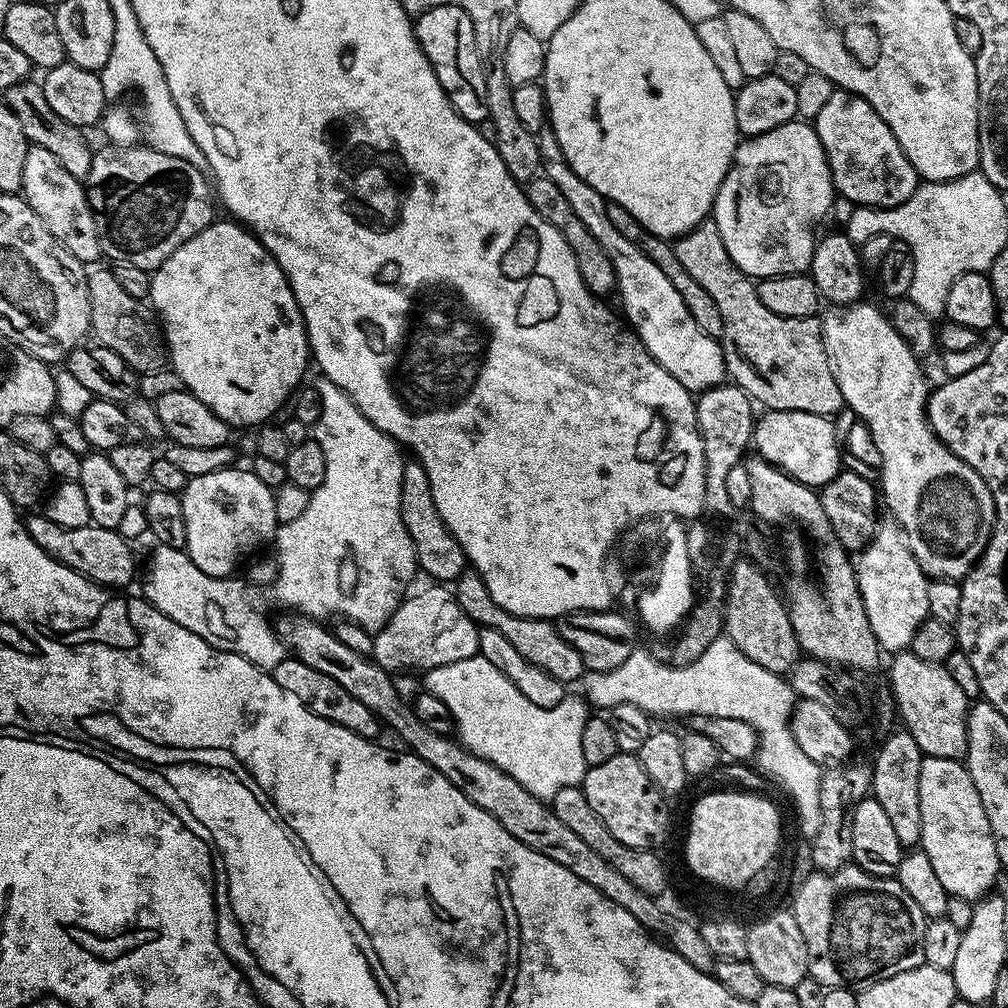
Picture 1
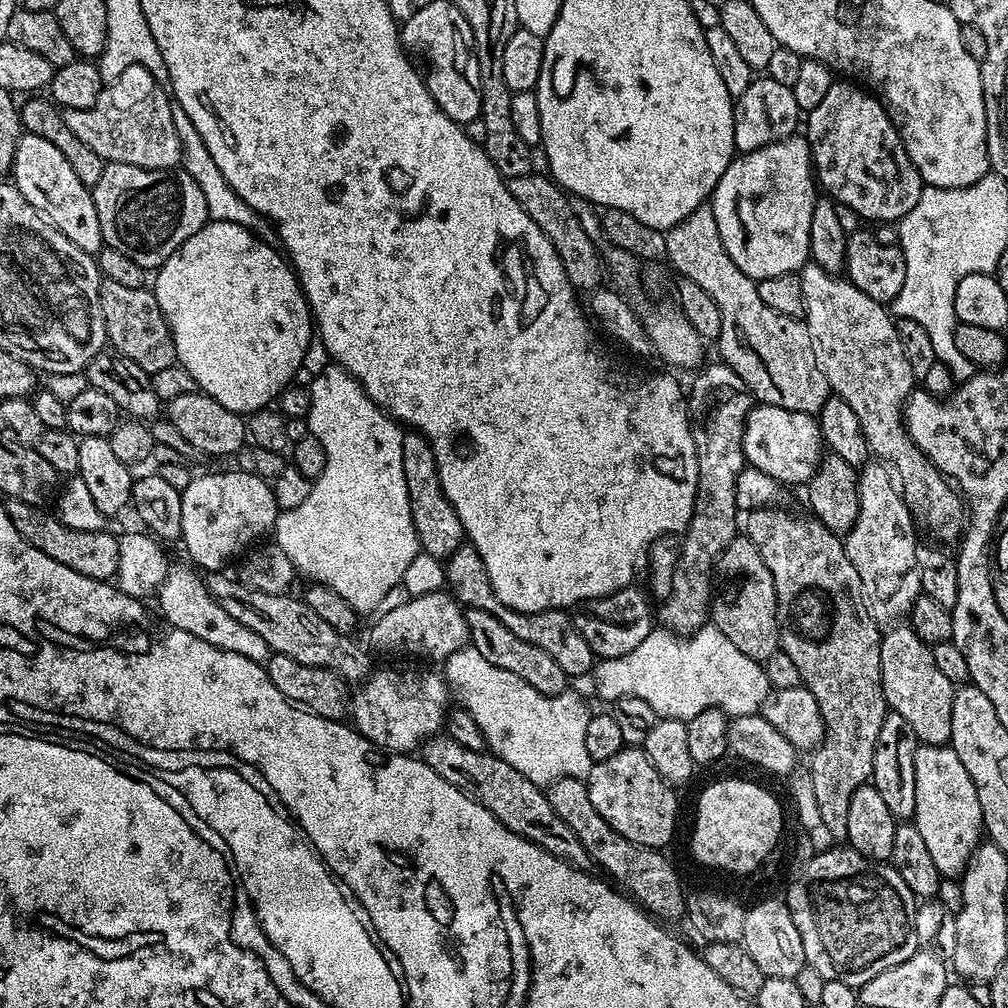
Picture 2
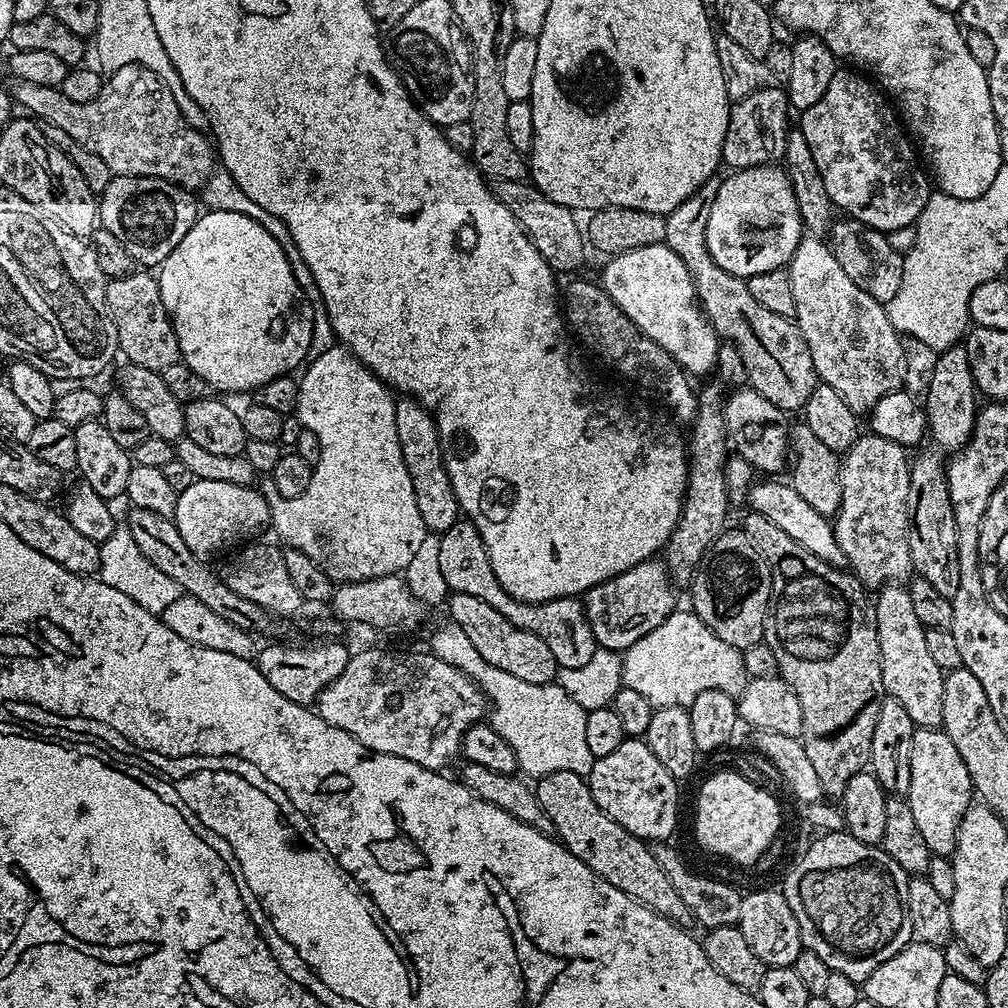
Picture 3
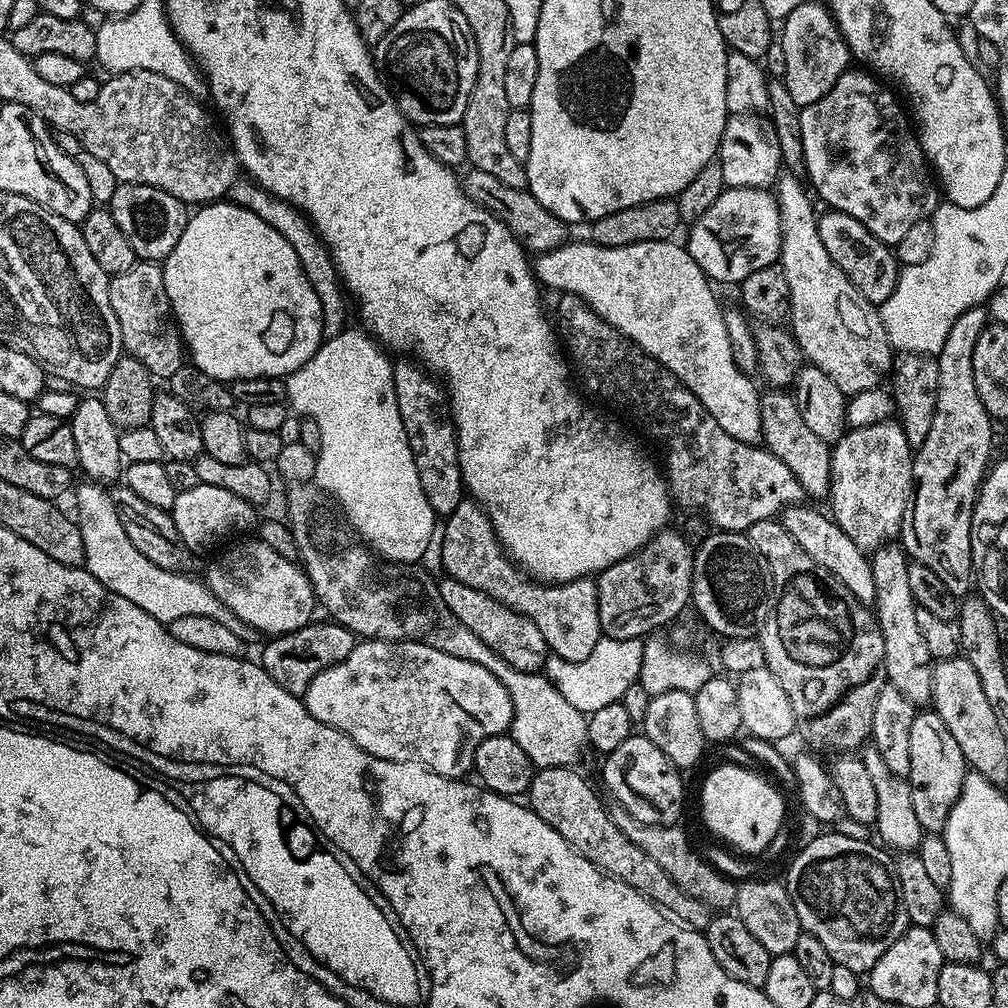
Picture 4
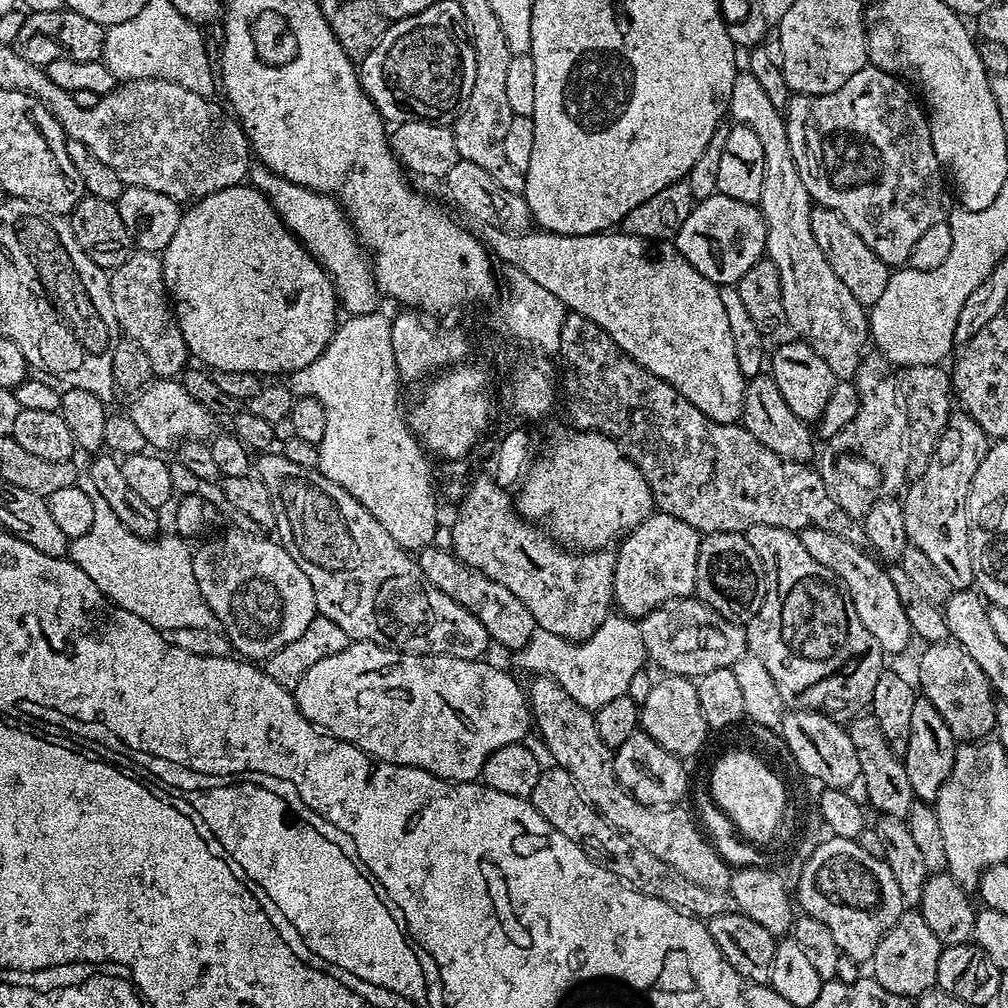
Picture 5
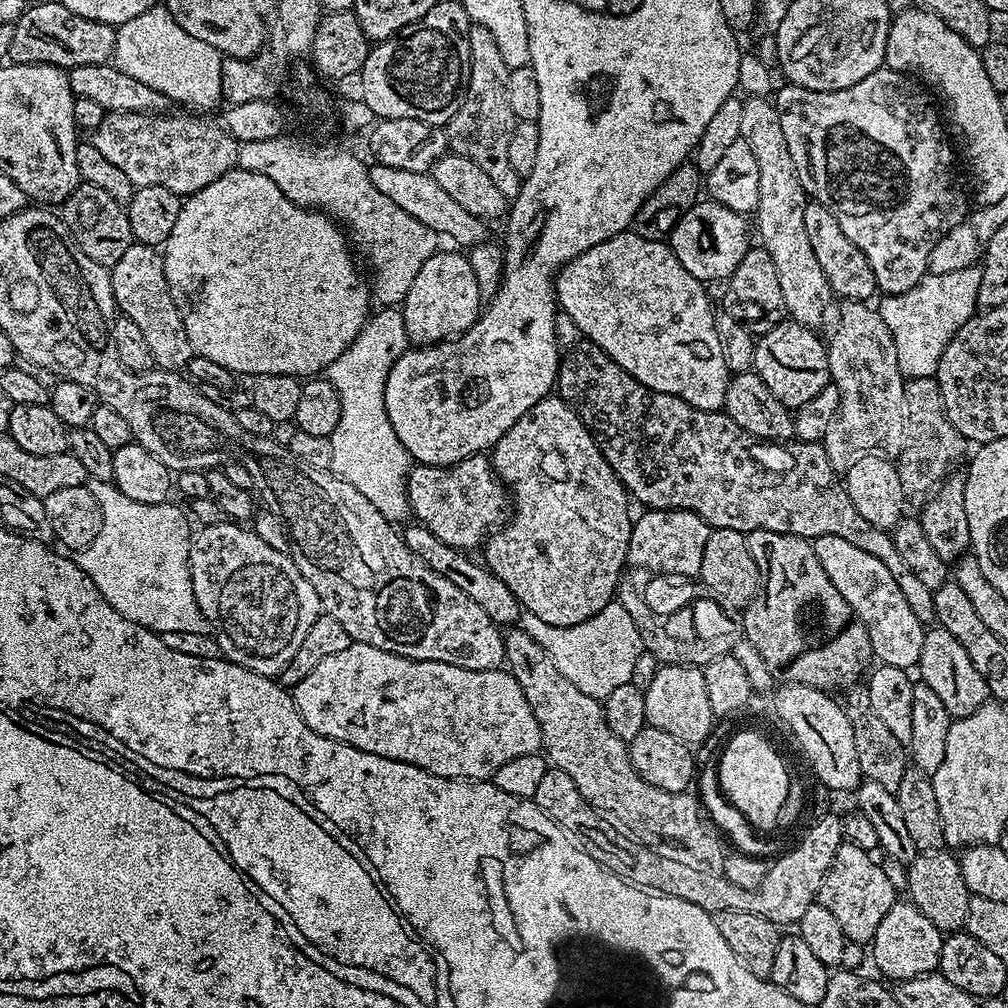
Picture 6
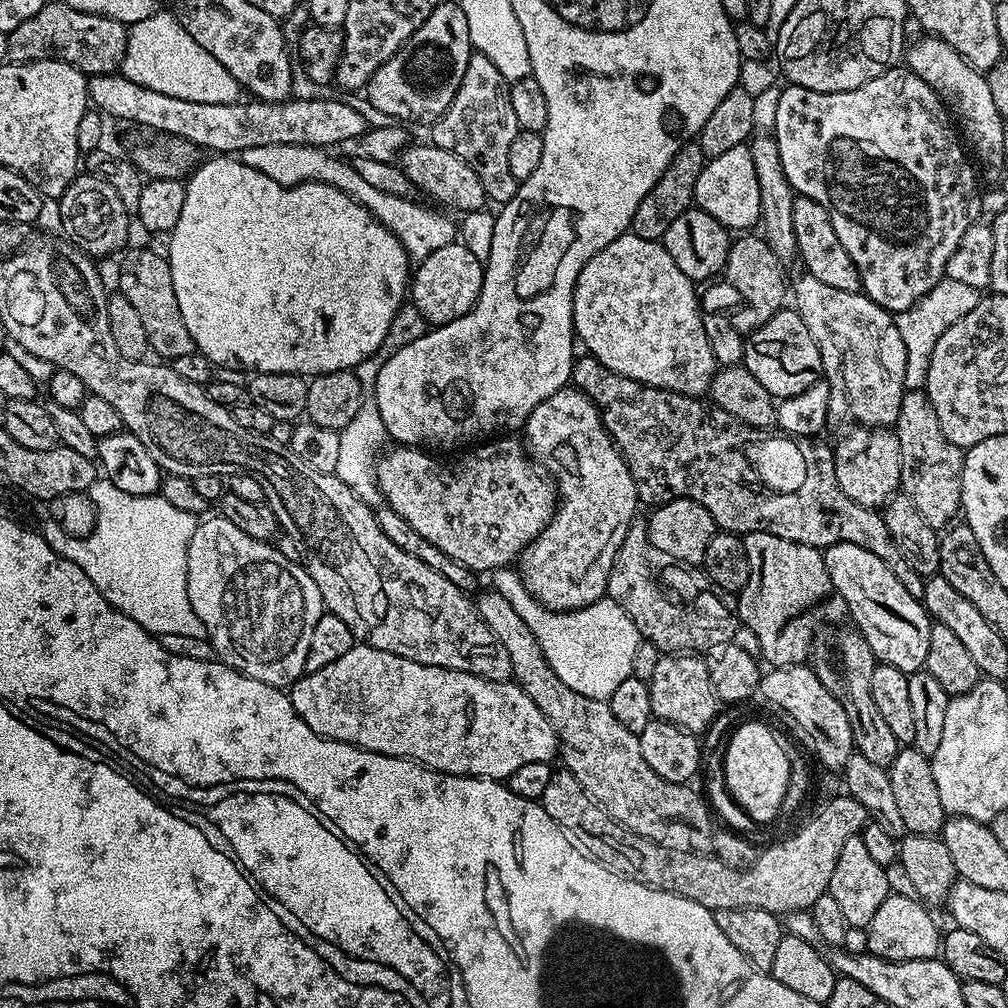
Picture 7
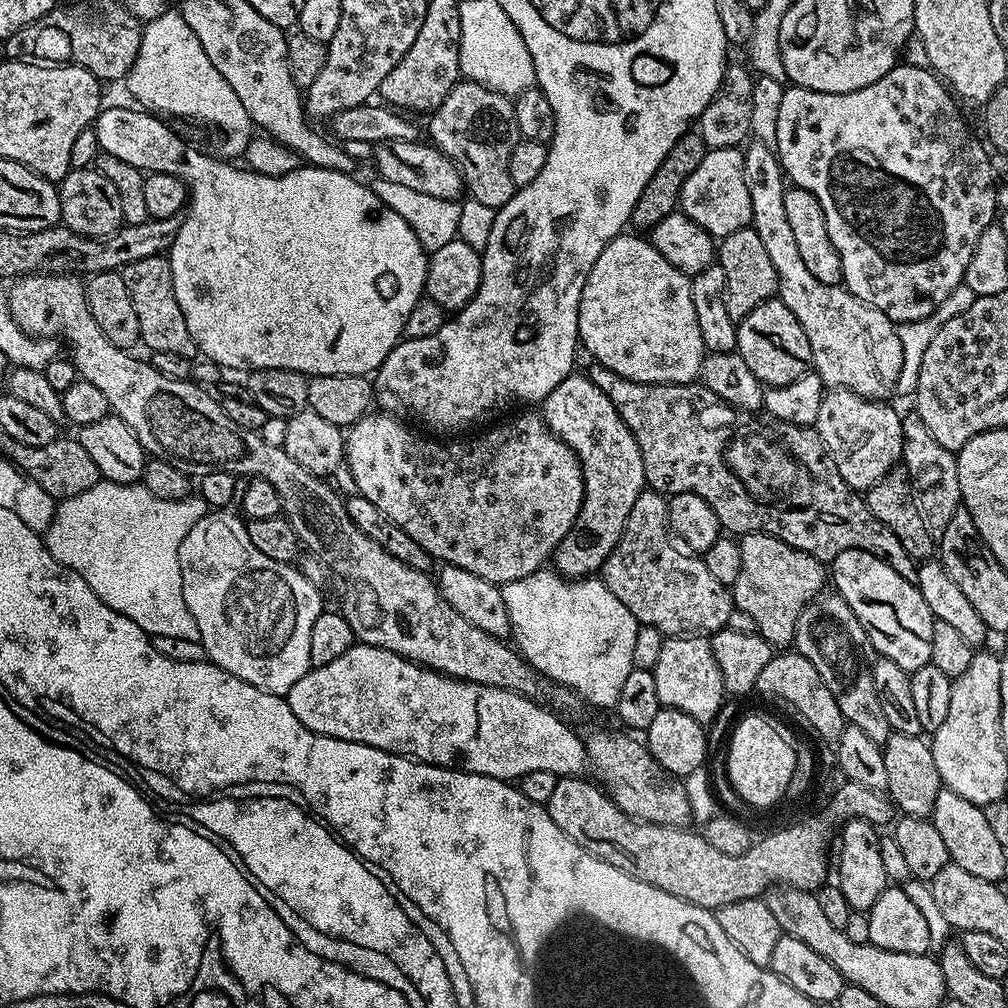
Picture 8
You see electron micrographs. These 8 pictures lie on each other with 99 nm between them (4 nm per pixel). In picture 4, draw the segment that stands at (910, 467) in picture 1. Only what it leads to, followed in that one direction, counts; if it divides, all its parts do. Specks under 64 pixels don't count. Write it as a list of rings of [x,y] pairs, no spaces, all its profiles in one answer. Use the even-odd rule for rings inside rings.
[[[784,174],[774,185],[774,195],[780,207],[780,216],[784,220],[784,237],[780,247],[779,265],[786,274],[786,282],[790,285],[790,331],[799,346],[803,359],[811,367],[822,370],[822,374],[830,377],[830,382],[838,386],[845,394],[861,392],[867,388],[877,387],[880,380],[892,370],[894,349],[888,340],[884,323],[880,321],[877,305],[870,303],[858,290],[854,290],[854,282],[834,266],[830,254],[826,254],[826,246],[822,246],[822,238],[818,238],[817,209],[812,209],[813,197],[804,193],[805,185],[800,185],[801,177],[796,174]]]

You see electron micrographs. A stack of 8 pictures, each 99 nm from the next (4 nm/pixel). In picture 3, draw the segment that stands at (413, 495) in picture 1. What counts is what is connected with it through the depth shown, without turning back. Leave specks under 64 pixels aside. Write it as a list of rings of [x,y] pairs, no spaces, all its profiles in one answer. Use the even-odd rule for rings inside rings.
[[[400,398],[396,400],[394,426],[398,426],[398,446],[402,446],[402,458],[410,474],[410,486],[414,486],[414,498],[418,502],[418,514],[422,514],[422,522],[429,533],[439,534],[450,530],[450,526],[461,519],[462,513],[450,482],[450,474],[444,465],[436,419],[416,400]]]

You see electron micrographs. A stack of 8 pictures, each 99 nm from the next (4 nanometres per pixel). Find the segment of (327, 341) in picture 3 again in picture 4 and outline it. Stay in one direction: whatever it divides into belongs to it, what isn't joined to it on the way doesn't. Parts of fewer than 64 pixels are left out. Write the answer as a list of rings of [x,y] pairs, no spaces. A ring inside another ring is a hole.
[[[248,178],[237,179],[232,186],[230,200],[231,203],[258,214],[258,218],[262,218],[262,222],[274,226],[274,230],[278,230],[278,234],[282,234],[282,238],[286,238],[286,242],[290,242],[290,246],[294,246],[294,254],[298,254],[298,258],[302,262],[302,270],[305,271],[310,286],[314,288],[314,292],[318,295],[318,300],[322,304],[324,339],[337,337],[338,334],[344,332],[348,324],[348,321],[346,321],[348,312],[339,272],[332,261],[331,252],[325,247],[320,237],[316,235],[316,231],[308,218],[294,205],[287,204],[285,200],[280,200],[277,196],[271,196],[265,188],[260,187],[259,184]]]

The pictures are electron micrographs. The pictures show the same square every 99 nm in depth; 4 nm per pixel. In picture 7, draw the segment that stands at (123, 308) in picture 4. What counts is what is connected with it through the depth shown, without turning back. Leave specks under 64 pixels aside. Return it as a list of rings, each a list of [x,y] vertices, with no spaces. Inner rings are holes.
[[[136,248],[133,252],[127,252],[123,253],[124,261],[120,264],[118,292],[126,297],[130,306],[134,306],[134,310],[138,310],[138,315],[142,317],[149,349],[168,362],[182,358],[182,354],[190,354],[194,351],[194,345],[190,330],[186,330],[186,322],[182,322],[182,310],[178,310],[178,298],[174,294],[167,255],[160,253],[159,256],[148,248]]]

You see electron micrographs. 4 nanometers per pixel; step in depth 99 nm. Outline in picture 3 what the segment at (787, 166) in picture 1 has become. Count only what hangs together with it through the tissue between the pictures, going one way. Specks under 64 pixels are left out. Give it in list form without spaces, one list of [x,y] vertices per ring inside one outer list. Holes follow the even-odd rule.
[[[763,164],[728,175],[732,176],[725,175],[721,179],[718,198],[714,198],[710,223],[706,226],[710,258],[714,258],[722,270],[745,278],[787,266],[806,232],[787,172],[776,164]]]

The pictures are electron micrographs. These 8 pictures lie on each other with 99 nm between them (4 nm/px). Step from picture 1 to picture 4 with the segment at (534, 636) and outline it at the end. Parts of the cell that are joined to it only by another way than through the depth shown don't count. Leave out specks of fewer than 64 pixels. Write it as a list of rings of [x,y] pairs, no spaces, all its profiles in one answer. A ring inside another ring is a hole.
[[[471,498],[458,502],[458,506],[454,506],[452,513],[444,520],[444,524],[441,566],[445,577],[458,582],[466,582],[466,586],[474,586],[474,590],[482,590],[482,594],[490,594],[490,598],[502,602],[502,606],[510,606],[510,610],[518,610],[518,614],[526,614],[526,618],[530,618],[530,622],[538,626],[542,638],[546,638],[549,653],[558,658],[566,658],[566,662],[582,662],[582,658],[588,657],[594,650],[594,646],[598,646],[602,633],[598,618],[598,590],[595,579],[585,578],[570,580],[565,584],[549,584],[529,576],[505,552],[490,518]]]

